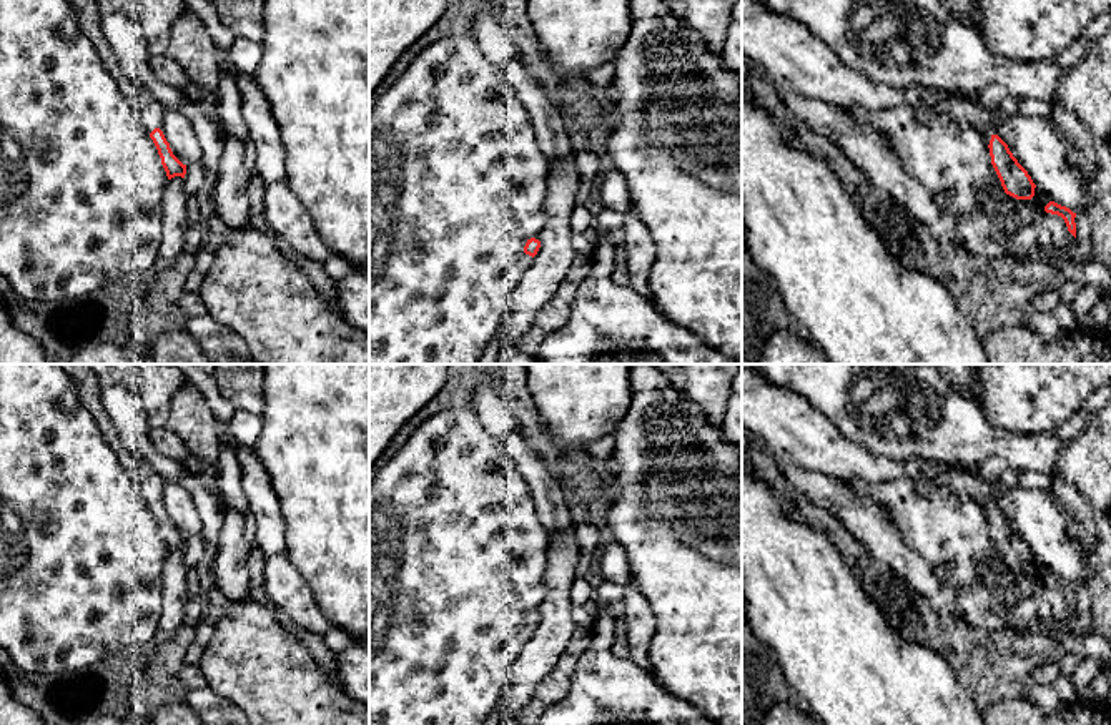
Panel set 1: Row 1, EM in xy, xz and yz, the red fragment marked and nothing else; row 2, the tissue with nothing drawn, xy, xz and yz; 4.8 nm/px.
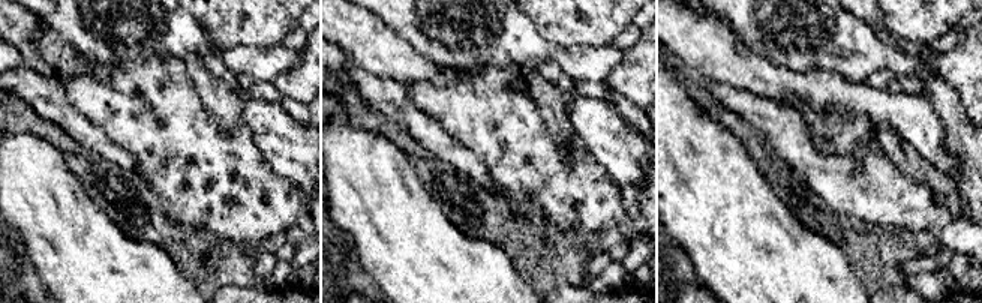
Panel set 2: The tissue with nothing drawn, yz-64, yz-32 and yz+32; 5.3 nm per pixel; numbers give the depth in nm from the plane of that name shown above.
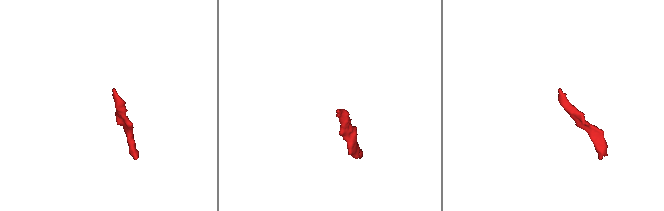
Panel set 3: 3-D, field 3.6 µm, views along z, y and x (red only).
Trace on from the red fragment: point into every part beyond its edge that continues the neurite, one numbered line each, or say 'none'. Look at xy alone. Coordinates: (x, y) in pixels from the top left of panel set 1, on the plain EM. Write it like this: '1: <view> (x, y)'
1: xy (88, 389)

